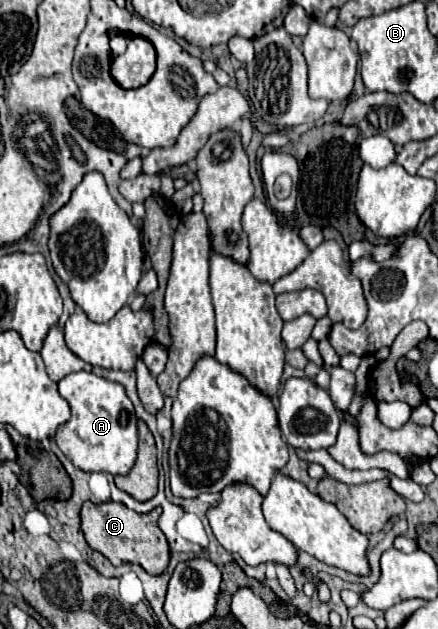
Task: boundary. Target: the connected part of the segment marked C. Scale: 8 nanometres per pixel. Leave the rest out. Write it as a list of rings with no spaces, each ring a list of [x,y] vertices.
[[[85,502],[81,508],[81,532],[85,534],[87,544],[93,550],[101,552],[105,558],[109,558],[113,566],[133,562],[149,574],[161,574],[169,564],[169,544],[165,540],[165,534],[157,526],[159,514],[161,508],[153,508],[147,514],[139,514],[119,502]]]

